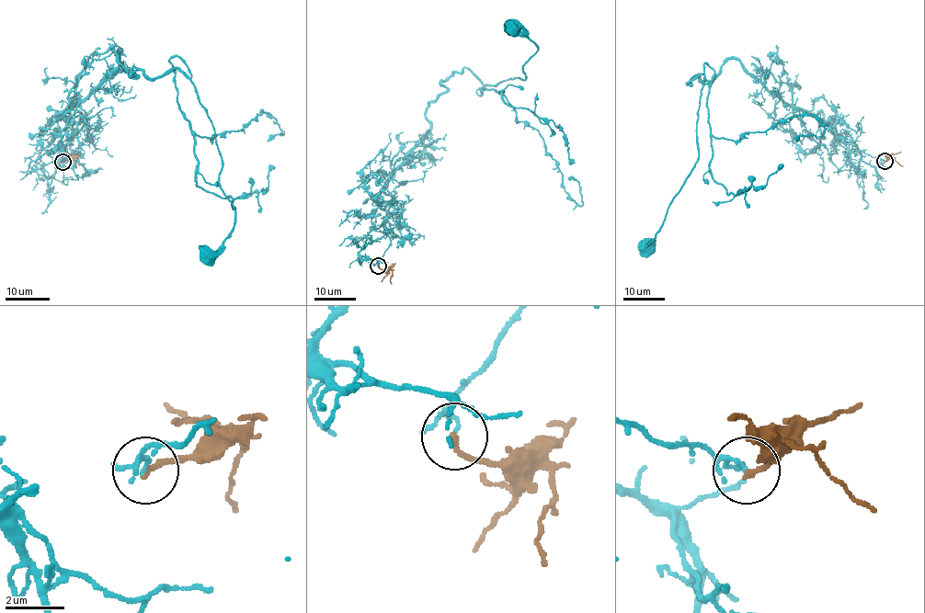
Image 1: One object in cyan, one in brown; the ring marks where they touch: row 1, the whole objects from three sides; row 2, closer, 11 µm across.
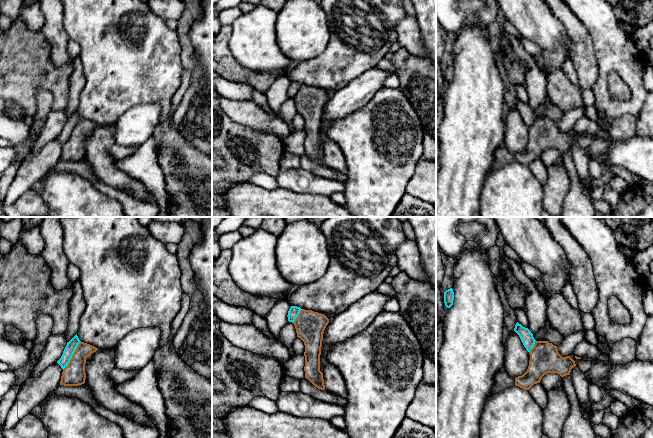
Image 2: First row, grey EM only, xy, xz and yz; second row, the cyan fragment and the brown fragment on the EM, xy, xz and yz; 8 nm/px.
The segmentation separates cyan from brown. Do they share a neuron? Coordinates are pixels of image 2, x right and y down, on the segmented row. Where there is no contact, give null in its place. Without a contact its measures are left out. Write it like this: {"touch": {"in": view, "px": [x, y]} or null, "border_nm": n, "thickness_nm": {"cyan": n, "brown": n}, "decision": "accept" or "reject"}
{"touch": {"in": "xy", "px": [72, 355]}, "border_nm": 280, "thickness_nm": {"cyan": 90, "brown": 180}, "decision": "reject"}

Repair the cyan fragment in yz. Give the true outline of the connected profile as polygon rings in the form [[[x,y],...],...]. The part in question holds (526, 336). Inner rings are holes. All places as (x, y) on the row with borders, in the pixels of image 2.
[[[518,322],[515,325],[514,331],[519,335],[526,350],[530,352],[536,341],[531,331],[528,328],[523,327]]]

